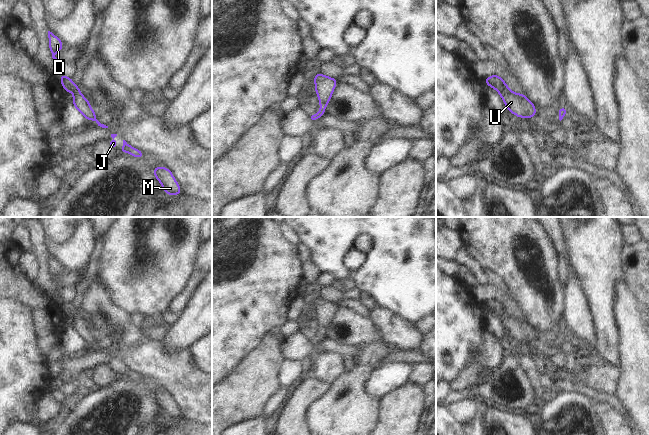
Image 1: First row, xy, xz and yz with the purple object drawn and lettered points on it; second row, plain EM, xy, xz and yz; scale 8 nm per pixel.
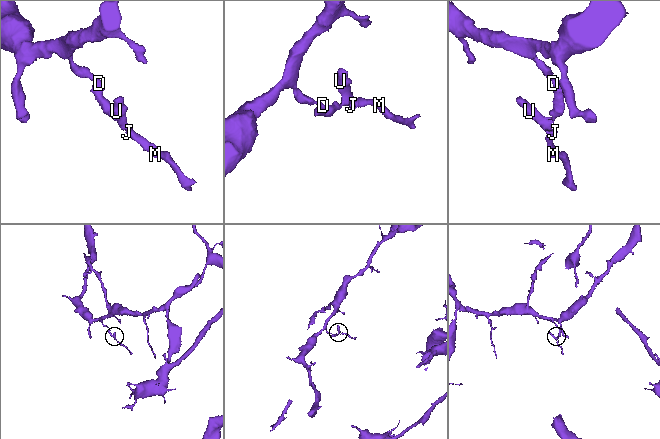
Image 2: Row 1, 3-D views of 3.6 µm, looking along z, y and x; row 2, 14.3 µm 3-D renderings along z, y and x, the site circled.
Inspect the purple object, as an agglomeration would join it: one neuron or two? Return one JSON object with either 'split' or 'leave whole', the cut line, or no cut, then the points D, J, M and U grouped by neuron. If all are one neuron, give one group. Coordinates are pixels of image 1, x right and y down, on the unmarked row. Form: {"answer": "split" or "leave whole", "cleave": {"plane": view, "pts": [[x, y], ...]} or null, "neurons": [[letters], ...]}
{"answer": "leave whole", "cleave": null, "neurons": [["D", "J", "M", "U"]]}

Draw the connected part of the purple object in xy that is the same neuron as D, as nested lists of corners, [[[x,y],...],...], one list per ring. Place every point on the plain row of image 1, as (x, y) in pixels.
[[[48,255],[48,262],[49,262],[49,272],[52,279],[52,282],[57,290],[60,290],[60,285],[54,280],[58,277],[64,270],[61,264],[56,261],[52,256]]]

